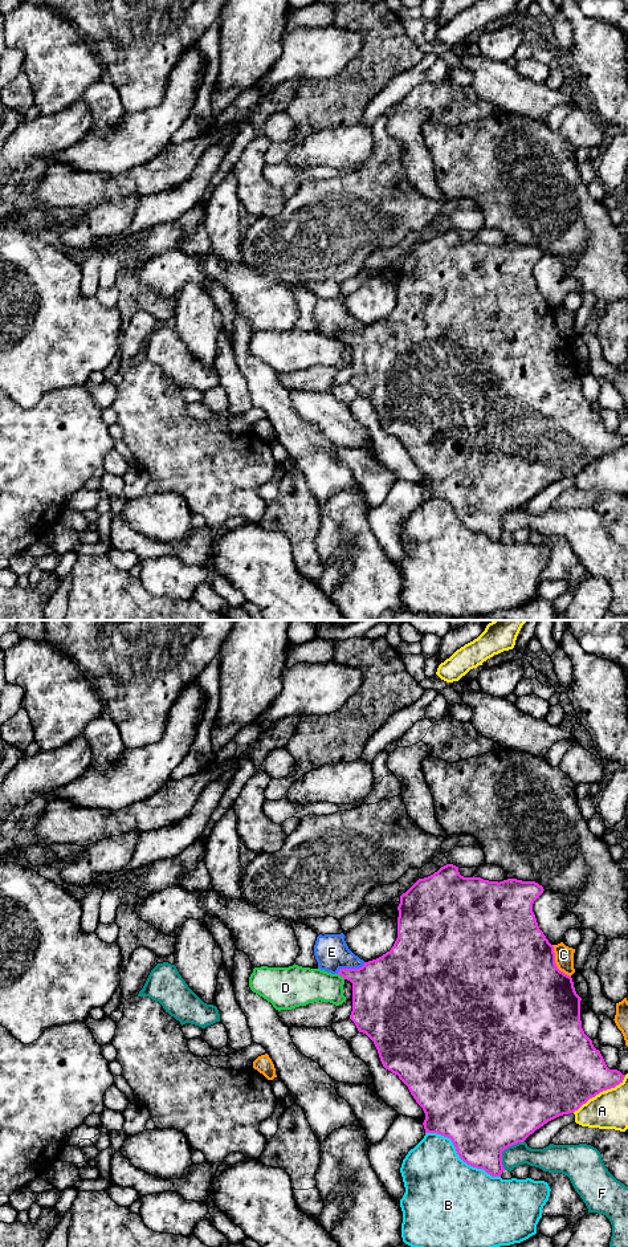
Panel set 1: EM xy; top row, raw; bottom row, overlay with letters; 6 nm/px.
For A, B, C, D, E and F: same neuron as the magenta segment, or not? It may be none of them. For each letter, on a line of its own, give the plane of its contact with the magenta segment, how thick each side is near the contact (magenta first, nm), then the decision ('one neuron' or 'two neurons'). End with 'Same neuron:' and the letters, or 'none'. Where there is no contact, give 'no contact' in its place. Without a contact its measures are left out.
A: meets magenta in xy; 460 nm thick on the magenta side, 240 nm on the other; two neurons
B: meets magenta in xy; 440 nm thick on the magenta side, 460 nm on the other; two neurons
C: meets magenta in xy; 500 nm thick on the magenta side, 110 nm on the other; two neurons
D: meets magenta in xy; 360 nm thick on the magenta side, 220 nm on the other; two neurons
E: meets magenta in xy; 400 nm thick on the magenta side, 200 nm on the other; two neurons
F: meets magenta in xy; 500 nm thick on the magenta side, 130 nm on the other; two neurons
Same neuron: none

